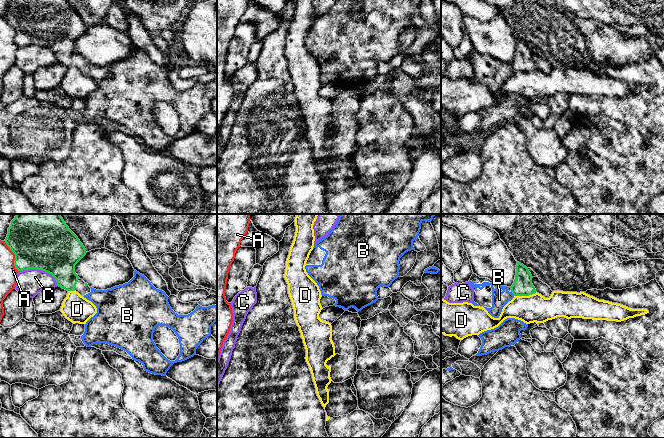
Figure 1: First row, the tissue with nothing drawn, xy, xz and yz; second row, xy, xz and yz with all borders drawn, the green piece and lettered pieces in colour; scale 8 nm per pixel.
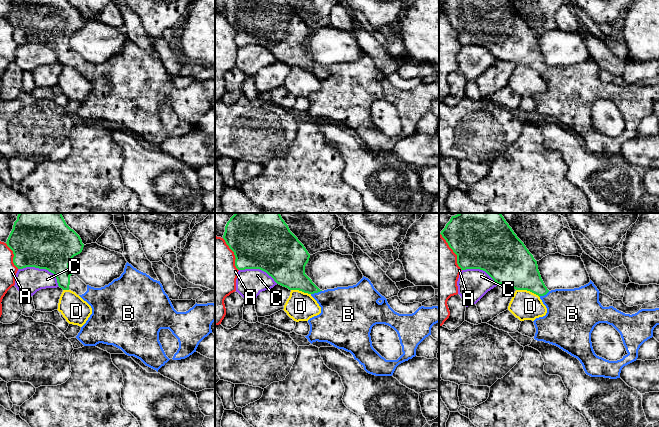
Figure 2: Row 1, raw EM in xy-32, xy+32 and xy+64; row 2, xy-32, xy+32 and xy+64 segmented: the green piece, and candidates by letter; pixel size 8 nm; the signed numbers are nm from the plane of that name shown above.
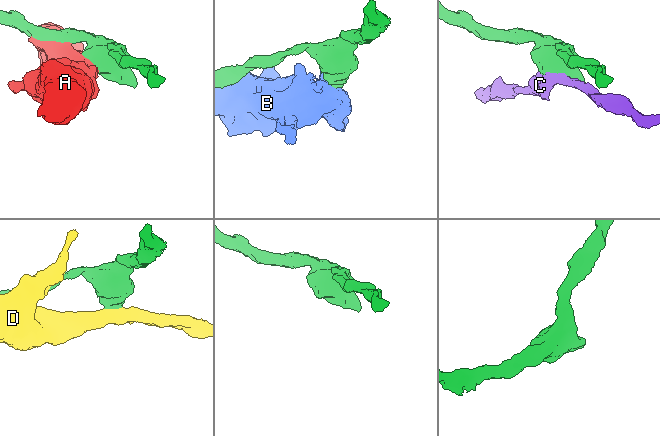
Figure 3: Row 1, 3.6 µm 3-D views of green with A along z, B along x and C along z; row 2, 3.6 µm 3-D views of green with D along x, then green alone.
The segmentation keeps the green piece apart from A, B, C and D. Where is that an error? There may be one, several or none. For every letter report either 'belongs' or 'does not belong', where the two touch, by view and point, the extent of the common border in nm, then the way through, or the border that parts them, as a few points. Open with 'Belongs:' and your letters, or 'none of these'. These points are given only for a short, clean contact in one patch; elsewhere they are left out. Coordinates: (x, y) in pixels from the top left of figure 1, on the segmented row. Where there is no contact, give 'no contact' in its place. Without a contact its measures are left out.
Belongs: B
A: does not belong | xy (15, 256) | 260 nm
B: belongs | yz (512, 293) | 50 nm | across yz (522, 286), (512, 293), (499, 299)
C: does not belong | xy (40, 269) | 340 nm
D: does not belong | yz (525, 295) | 190 nm

